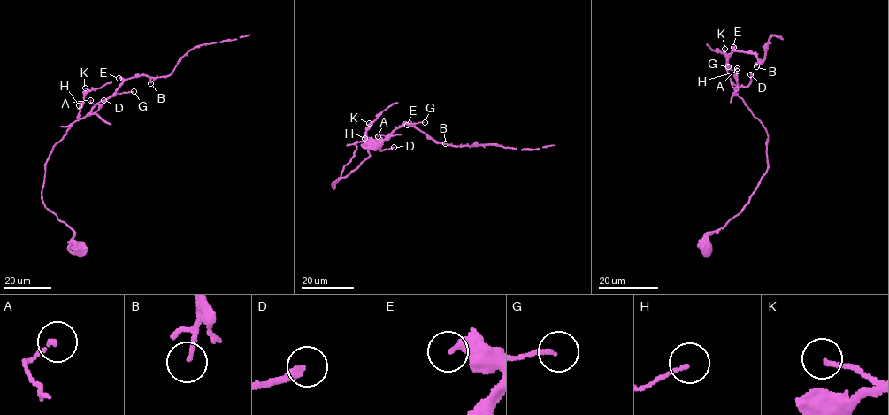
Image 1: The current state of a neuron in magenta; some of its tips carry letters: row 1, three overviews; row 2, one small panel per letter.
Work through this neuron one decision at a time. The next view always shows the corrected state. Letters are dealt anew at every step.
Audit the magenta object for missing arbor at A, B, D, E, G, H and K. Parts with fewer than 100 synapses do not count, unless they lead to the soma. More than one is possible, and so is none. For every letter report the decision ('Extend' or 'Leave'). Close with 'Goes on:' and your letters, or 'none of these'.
A: Leave
B: Leave
D: Extend
E: Leave
G: Leave
H: Leave
K: Leave
Goes on: D

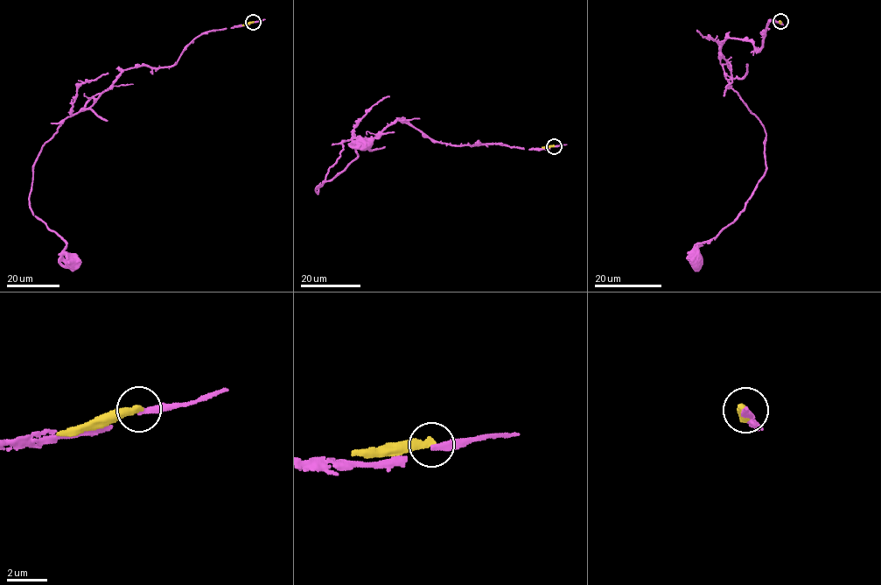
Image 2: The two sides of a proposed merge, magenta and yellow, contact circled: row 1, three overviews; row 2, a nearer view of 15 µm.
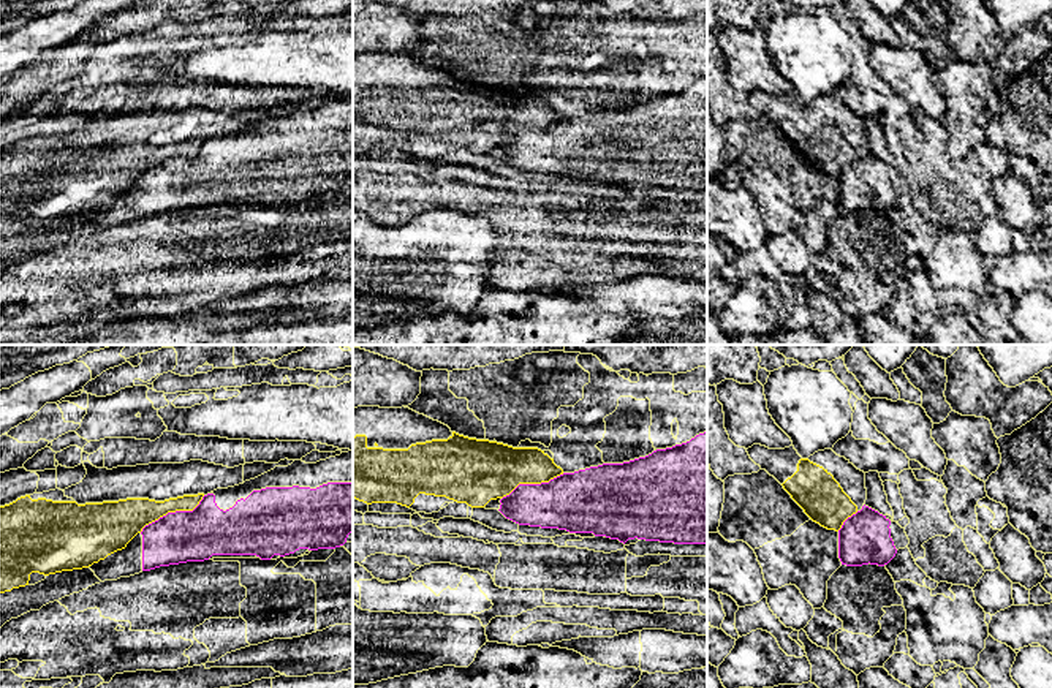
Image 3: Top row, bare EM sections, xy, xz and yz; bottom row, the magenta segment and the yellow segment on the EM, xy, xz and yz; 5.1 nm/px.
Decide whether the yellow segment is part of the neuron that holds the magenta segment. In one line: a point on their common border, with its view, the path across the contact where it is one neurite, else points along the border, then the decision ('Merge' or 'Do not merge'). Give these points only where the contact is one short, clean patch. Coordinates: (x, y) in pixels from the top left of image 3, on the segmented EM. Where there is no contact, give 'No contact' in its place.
Touches magenta at xy (173, 513). Boundary: xy (204, 495), (192, 510), (168, 511), (140, 532). Do not merge

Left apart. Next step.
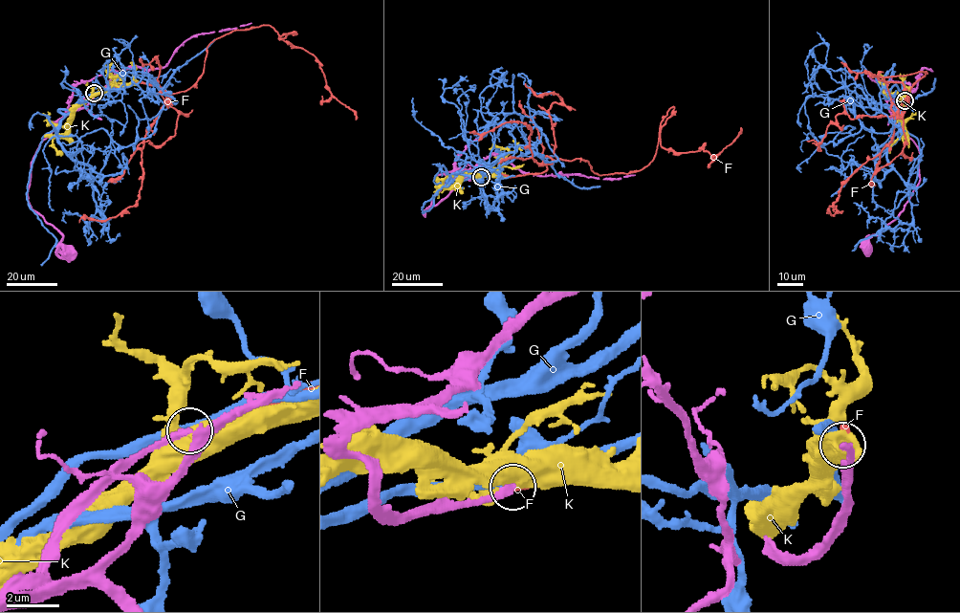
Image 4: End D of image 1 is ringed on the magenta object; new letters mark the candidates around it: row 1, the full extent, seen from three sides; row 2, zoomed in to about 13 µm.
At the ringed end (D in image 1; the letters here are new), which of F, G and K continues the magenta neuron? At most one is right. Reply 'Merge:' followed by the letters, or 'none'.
Merge: F

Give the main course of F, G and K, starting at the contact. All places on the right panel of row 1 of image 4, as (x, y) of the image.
F: (905, 100), (926, 72), (865, 74), (903, 84), (907, 100), (905, 144), (872, 174)
G: (905, 100), (893, 86), (893, 127), (863, 127), (835, 145), (854, 128), (826, 133), (801, 172)
K: (905, 101), (899, 110), (906, 134), (894, 142), (888, 152)

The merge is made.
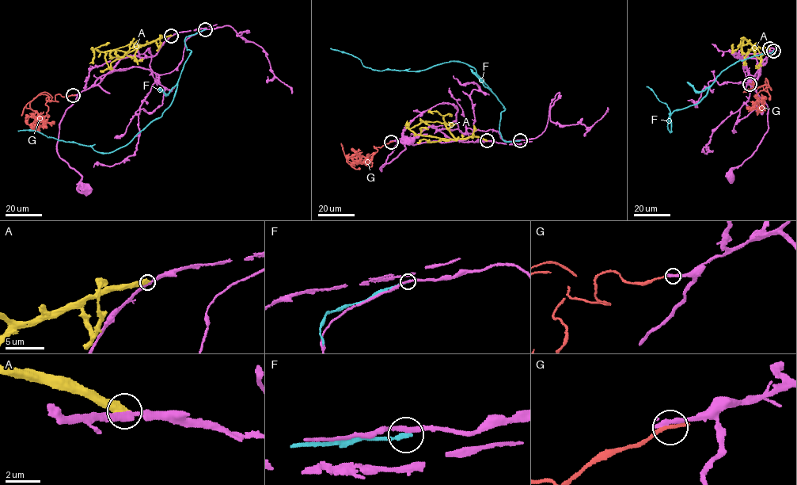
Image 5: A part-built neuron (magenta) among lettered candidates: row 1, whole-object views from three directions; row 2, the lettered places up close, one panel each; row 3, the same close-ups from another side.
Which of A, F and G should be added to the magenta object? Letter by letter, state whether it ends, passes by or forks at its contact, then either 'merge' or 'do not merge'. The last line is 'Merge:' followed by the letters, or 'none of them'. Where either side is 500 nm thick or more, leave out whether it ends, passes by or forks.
A: do not merge
F: it ends there; do not merge
G: it ends there; do not merge
Merge: none of them

